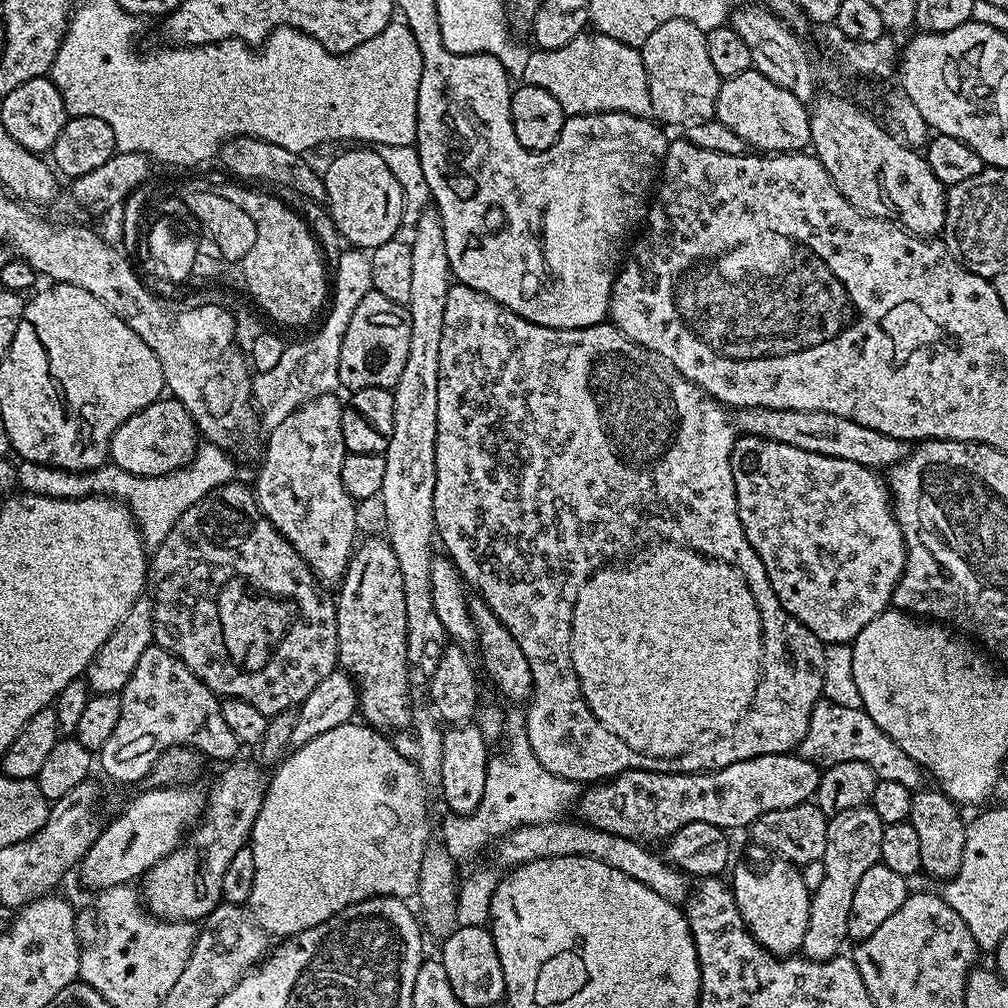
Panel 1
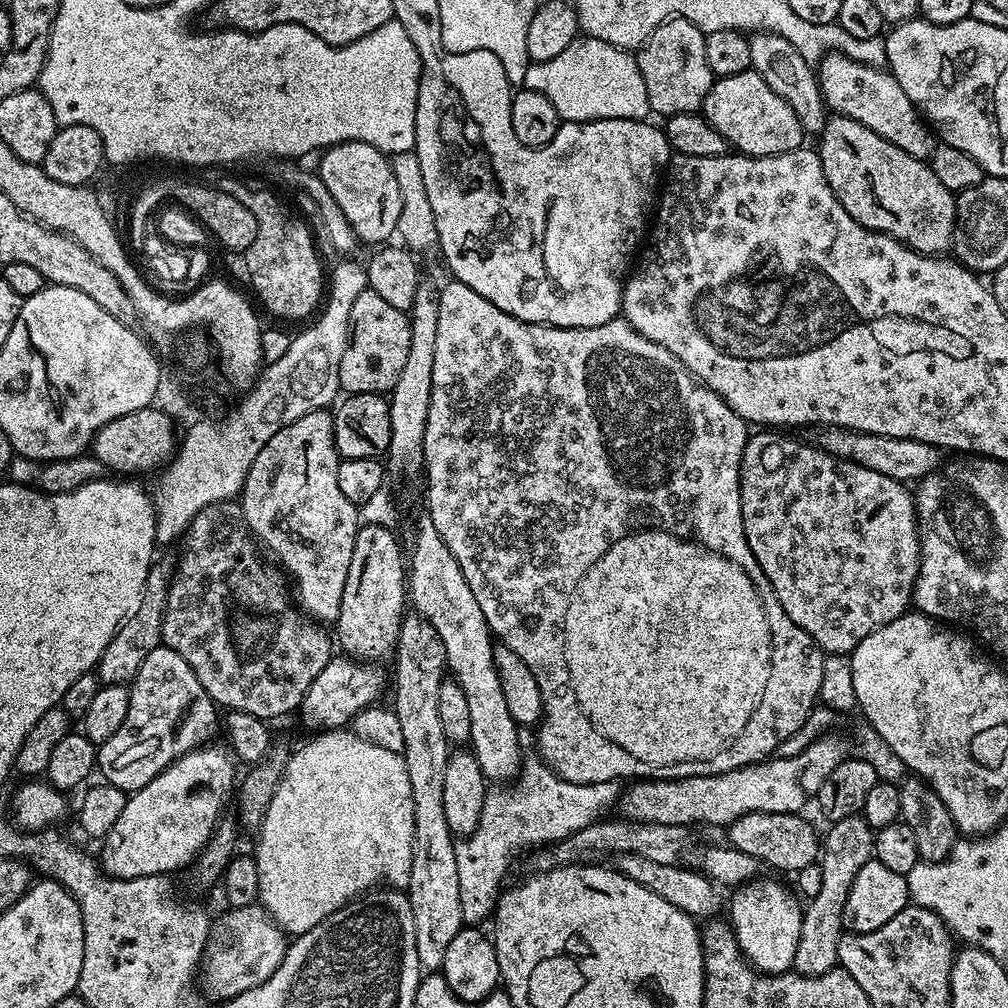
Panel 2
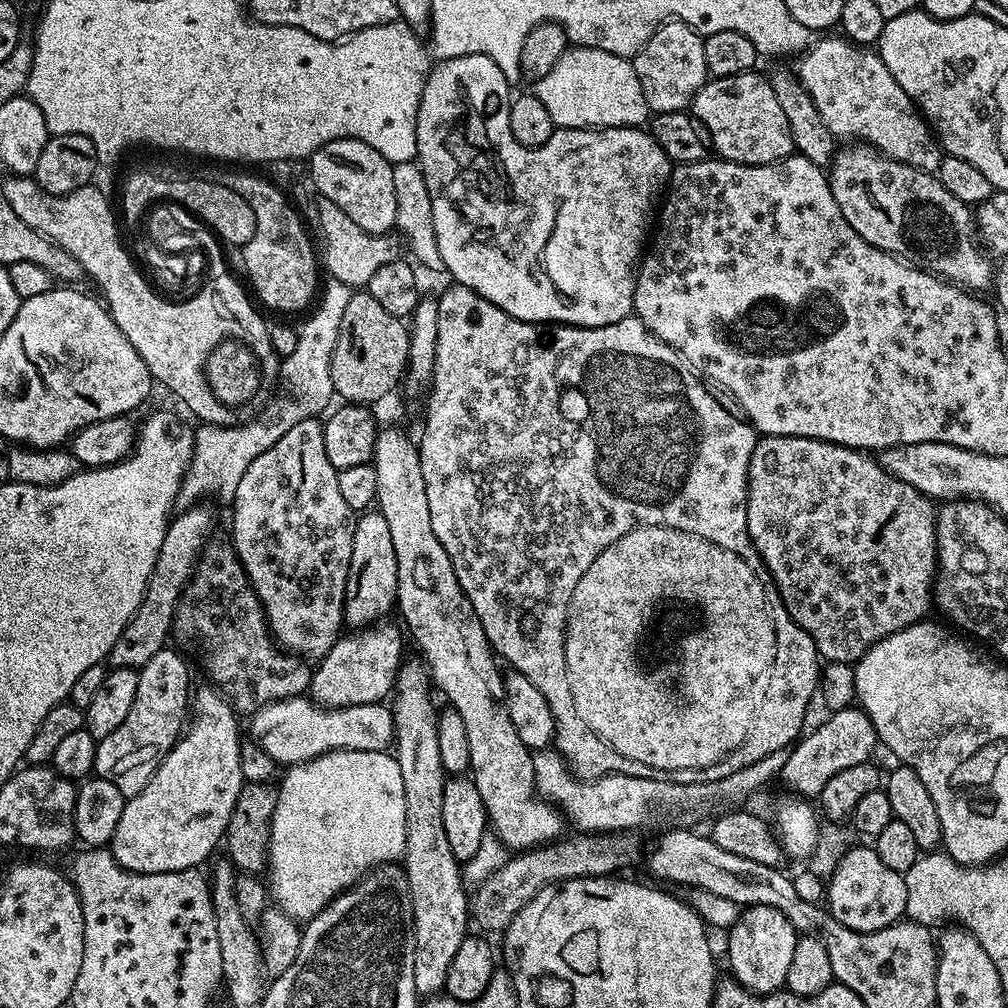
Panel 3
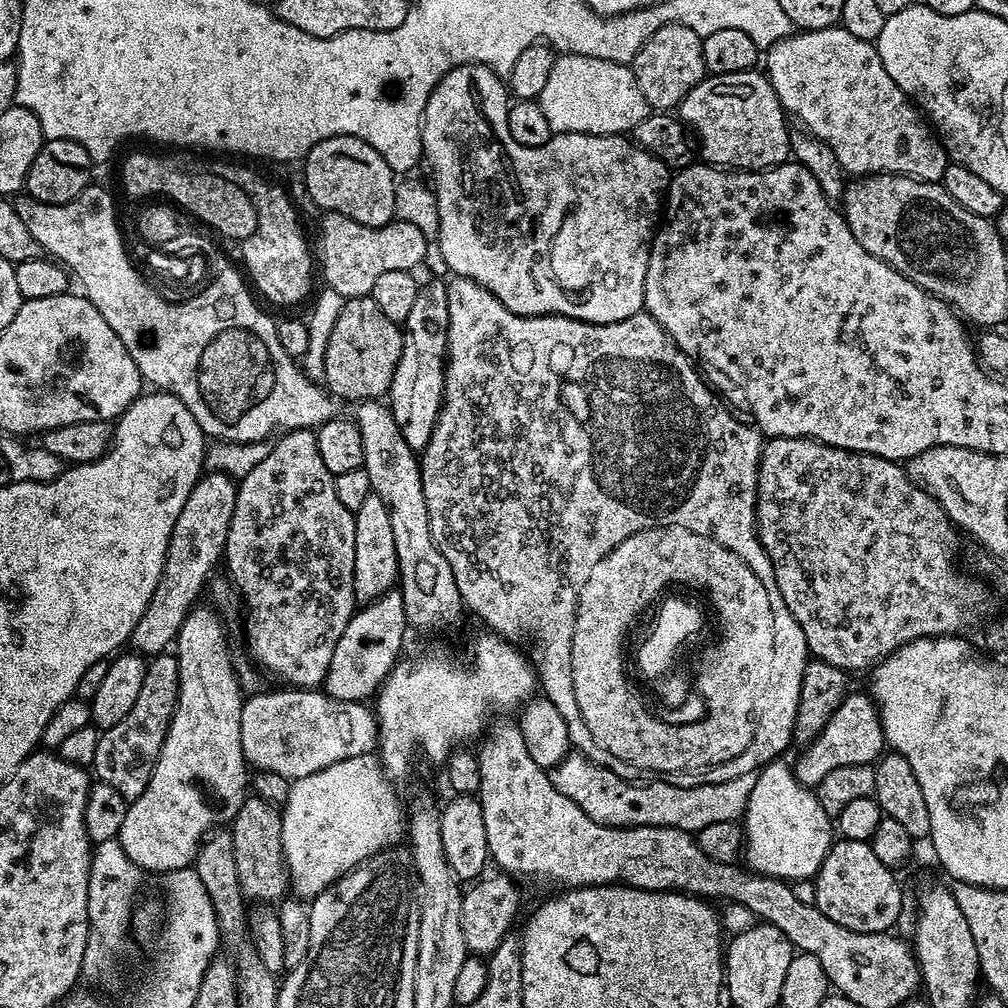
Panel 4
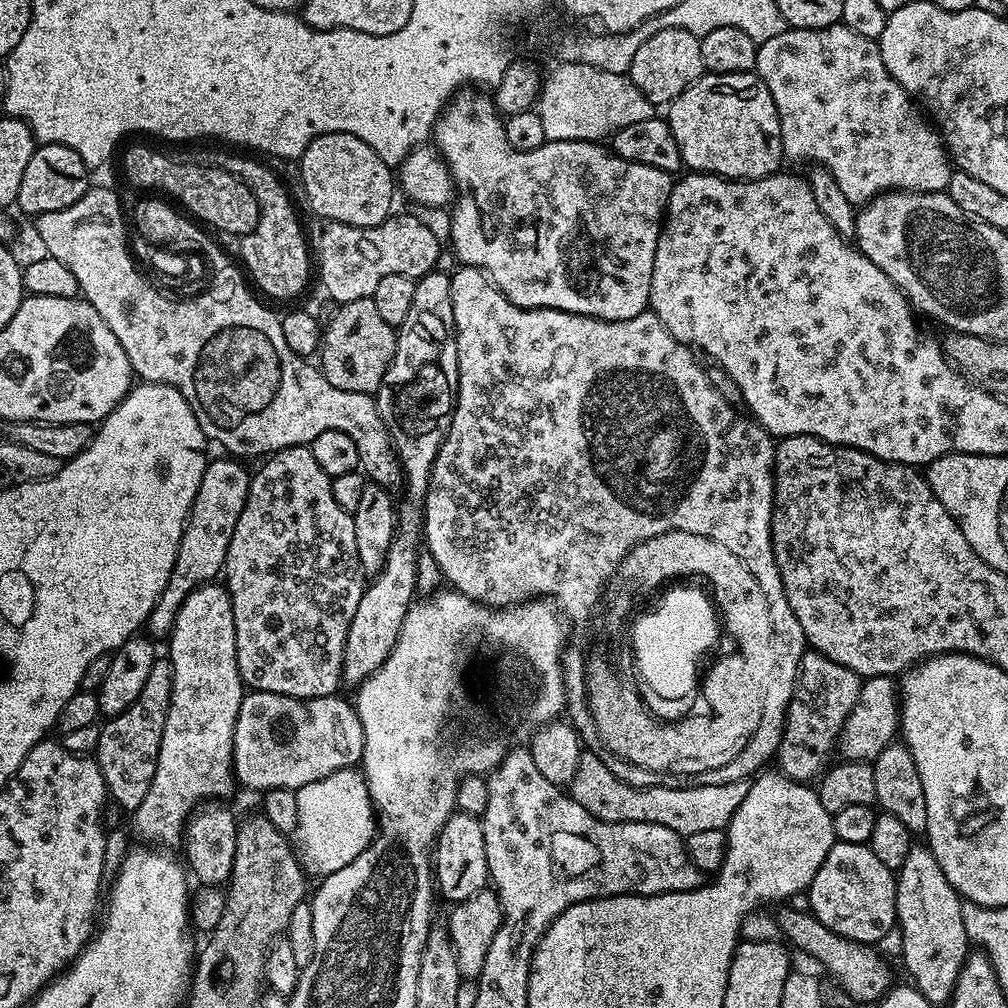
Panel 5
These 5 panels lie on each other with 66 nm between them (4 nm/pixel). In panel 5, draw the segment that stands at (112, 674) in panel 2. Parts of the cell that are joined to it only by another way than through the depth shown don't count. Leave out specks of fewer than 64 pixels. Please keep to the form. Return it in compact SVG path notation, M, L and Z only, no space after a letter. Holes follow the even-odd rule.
M209 459L202 474L202 482L198 482L198 494L192 503L188 521L184 523L182 542L174 558L174 570L170 570L170 582L166 582L154 610L146 621L149 637L167 637L174 626L176 611L182 606L184 599L201 584L215 581L221 575L230 538L234 538L234 526L248 497L250 479L249 469L244 469L239 459L224 459L228 460Z

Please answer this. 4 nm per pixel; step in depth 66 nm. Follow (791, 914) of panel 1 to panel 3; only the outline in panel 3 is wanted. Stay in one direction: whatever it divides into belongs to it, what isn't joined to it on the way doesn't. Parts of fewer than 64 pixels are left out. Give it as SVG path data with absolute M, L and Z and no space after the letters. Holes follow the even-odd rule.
M757 904L745 907L741 911L735 926L727 929L728 964L732 967L731 979L748 992L766 996L769 992L781 991L786 985L786 974L790 970L790 961L794 959L794 946L798 933L786 914L770 906Z

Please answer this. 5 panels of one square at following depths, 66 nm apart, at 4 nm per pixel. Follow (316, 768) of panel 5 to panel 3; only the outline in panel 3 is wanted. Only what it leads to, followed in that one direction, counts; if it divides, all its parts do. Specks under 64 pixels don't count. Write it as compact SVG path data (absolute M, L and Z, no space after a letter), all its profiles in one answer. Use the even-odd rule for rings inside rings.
M307 695L270 702L251 713L251 739L277 766L304 764L315 756L326 756L338 750L387 752L393 747L396 731L392 709L387 703L322 708Z

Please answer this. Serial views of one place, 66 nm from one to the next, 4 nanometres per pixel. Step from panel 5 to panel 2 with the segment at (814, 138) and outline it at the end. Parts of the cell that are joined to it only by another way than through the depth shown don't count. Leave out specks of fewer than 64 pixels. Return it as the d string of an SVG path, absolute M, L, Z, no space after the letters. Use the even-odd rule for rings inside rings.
M829 52L818 65L818 79L824 103L835 115L862 122L862 126L870 126L874 134L886 138L886 142L906 150L906 154L914 158L927 161L931 157L938 143L937 137L910 98L906 98L906 90L898 86L891 72L884 68L862 66L862 62L854 62L854 58Z

